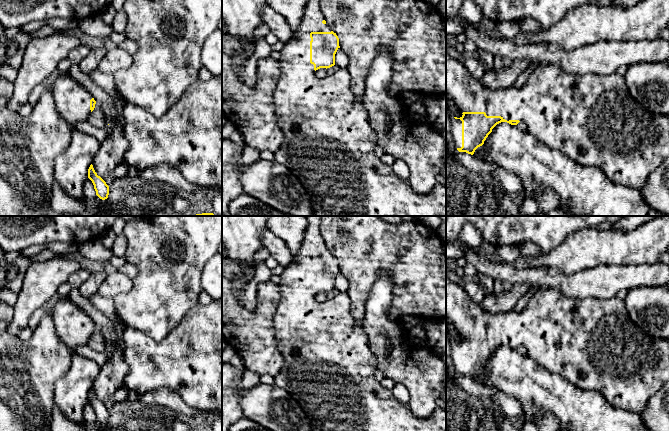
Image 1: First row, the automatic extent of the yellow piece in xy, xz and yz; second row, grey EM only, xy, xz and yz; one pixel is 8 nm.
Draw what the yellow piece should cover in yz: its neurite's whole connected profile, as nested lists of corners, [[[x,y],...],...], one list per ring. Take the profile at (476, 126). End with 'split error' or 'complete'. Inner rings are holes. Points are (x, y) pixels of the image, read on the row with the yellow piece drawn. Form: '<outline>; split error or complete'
[[[446,50],[446,94],[463,114],[460,118],[450,116],[454,145],[459,152],[473,155],[497,124],[507,122],[517,125],[523,121],[531,135],[562,152],[576,164],[599,168],[611,182],[639,190],[645,186],[650,173],[669,156],[669,115],[645,110],[630,95],[625,77],[617,72],[580,75],[565,72],[558,65],[546,64],[533,70],[521,88],[510,86],[491,90],[468,71],[463,61]]]; split error

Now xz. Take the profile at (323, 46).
[[[308,0],[297,34],[290,41],[284,43],[284,47],[280,52],[281,75],[274,91],[274,105],[277,122],[284,132],[285,139],[281,147],[274,153],[274,161],[287,167],[302,183],[310,197],[313,216],[446,216],[446,186],[437,184],[430,193],[418,194],[408,181],[399,178],[394,173],[391,165],[382,162],[380,157],[376,155],[377,135],[369,123],[368,112],[364,104],[351,90],[351,76],[348,70],[339,68],[335,73],[325,78],[315,76],[316,70],[320,68],[327,69],[335,65],[335,54],[340,48],[339,38],[324,20],[319,2],[320,0]]]; split error

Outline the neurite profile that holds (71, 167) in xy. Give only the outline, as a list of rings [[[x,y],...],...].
[[[73,129],[67,149],[58,155],[54,164],[54,177],[61,189],[70,197],[80,199],[88,169],[100,148],[100,143],[85,132]]]

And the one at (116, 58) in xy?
[[[109,46],[107,53],[98,64],[98,69],[108,75],[126,69],[133,63],[133,55],[118,46]]]

